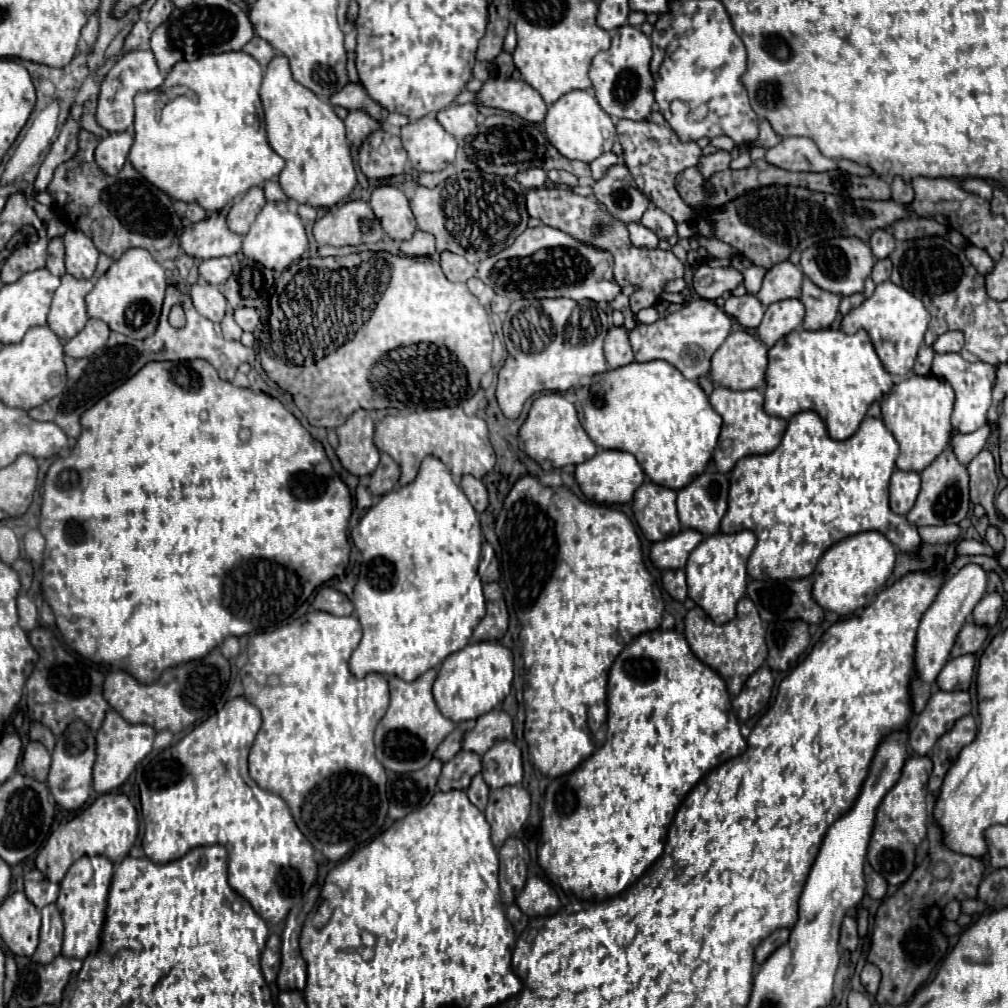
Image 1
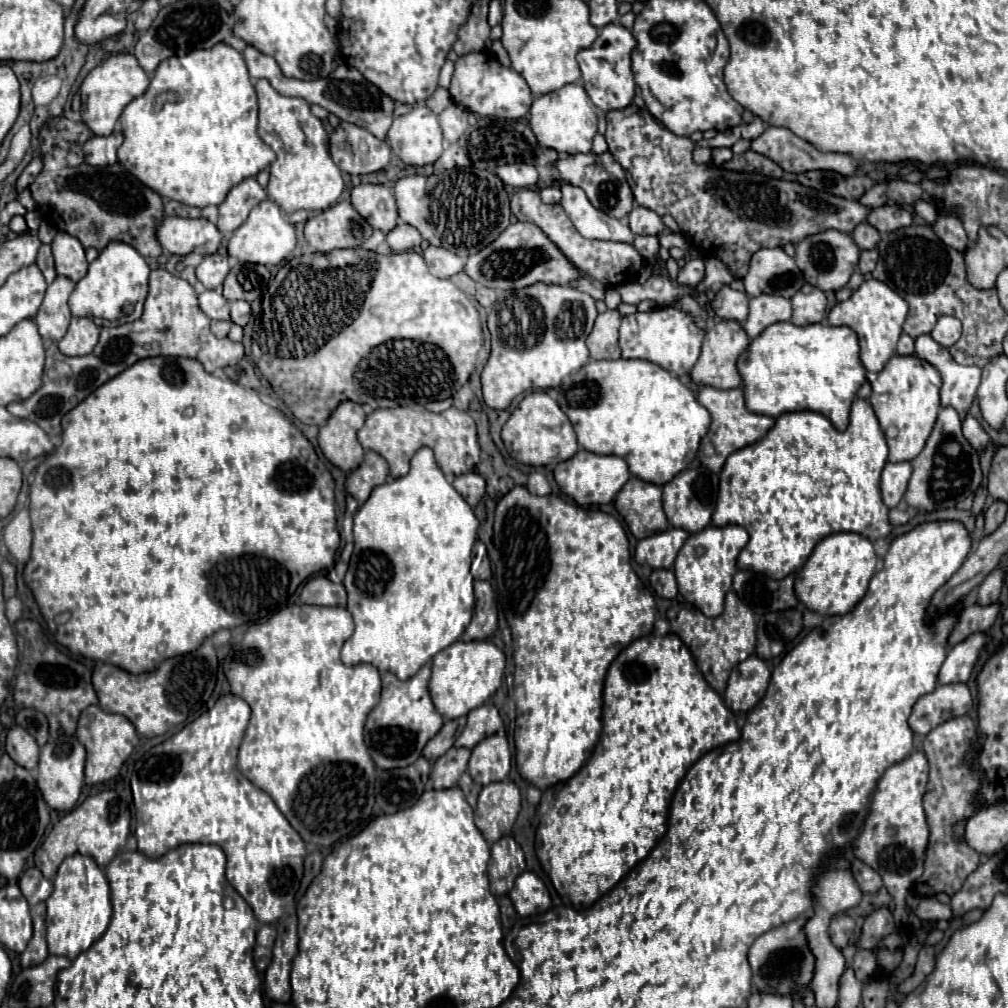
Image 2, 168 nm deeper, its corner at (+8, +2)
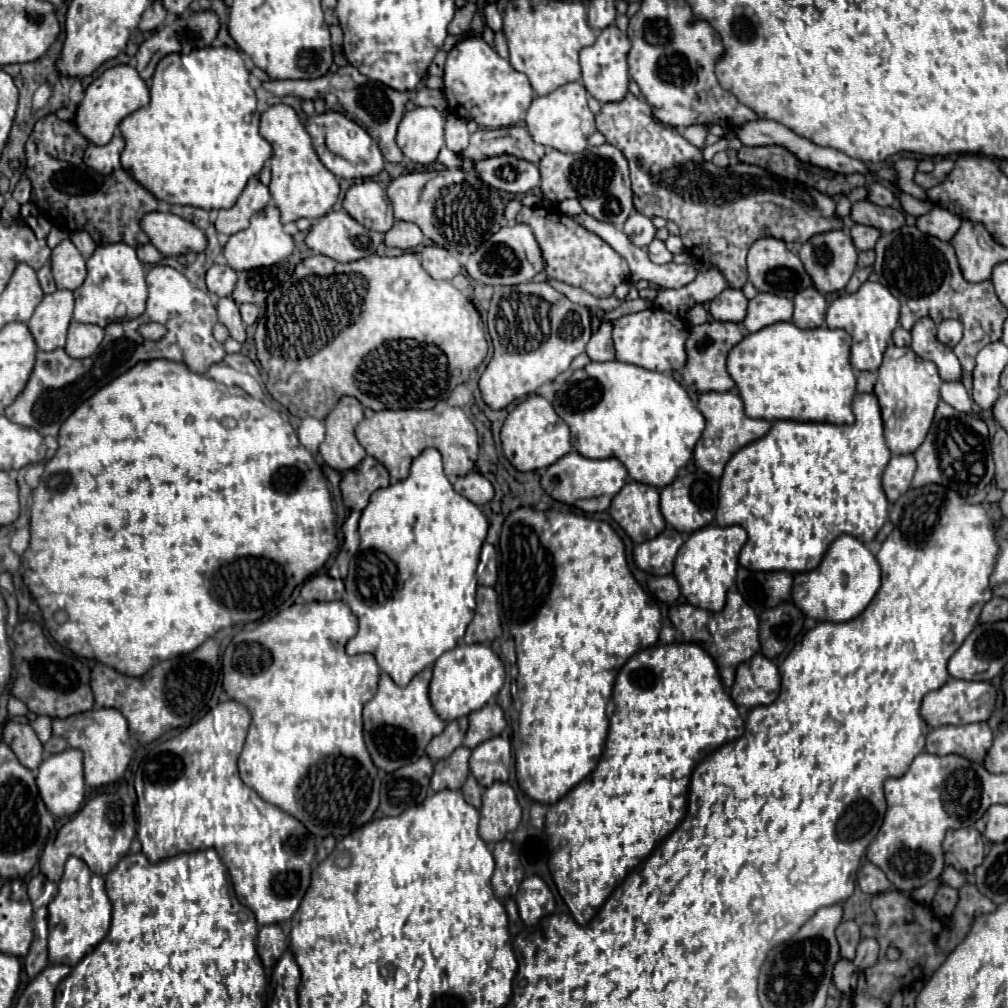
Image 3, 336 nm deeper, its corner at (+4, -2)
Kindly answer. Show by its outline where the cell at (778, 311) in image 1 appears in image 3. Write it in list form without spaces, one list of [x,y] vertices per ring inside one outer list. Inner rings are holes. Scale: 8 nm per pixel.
[[[757,293],[757,297],[749,301],[747,317],[741,325],[745,333],[757,333],[763,327],[775,325],[779,321],[791,321],[791,317],[793,317],[793,301],[783,299],[779,295]]]

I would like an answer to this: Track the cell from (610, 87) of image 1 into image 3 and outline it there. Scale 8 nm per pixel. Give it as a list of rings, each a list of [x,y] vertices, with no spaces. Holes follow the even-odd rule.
[[[615,25],[601,31],[595,45],[583,47],[579,51],[581,71],[583,71],[583,85],[585,89],[601,103],[617,103],[625,99],[629,91],[629,67],[627,67],[627,53],[631,49],[629,37],[619,31]]]

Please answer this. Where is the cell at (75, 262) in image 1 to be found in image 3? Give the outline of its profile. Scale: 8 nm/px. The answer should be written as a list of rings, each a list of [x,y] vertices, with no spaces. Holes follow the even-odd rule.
[[[63,239],[51,253],[51,269],[57,283],[57,289],[75,291],[83,285],[87,277],[85,259],[71,243],[71,239]]]

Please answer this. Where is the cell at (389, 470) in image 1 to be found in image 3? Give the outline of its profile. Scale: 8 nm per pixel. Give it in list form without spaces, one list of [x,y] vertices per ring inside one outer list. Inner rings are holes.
[[[365,457],[359,467],[345,471],[341,479],[341,493],[343,503],[349,509],[365,509],[369,503],[369,497],[375,489],[389,485],[389,473],[375,457]]]

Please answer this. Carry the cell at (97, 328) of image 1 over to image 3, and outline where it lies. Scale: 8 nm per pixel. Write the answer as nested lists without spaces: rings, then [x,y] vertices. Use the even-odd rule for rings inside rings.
[[[73,321],[69,325],[65,351],[73,359],[85,359],[97,351],[101,341],[103,341],[103,329],[99,325],[85,325]]]

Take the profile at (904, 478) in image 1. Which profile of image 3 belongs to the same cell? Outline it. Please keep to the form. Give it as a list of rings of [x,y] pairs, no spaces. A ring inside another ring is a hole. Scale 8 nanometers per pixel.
[[[893,455],[885,473],[883,473],[883,489],[889,503],[895,503],[909,487],[915,475],[915,459],[913,455]]]

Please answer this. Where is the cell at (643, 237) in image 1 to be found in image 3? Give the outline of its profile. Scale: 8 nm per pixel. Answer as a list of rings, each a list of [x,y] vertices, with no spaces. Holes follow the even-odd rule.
[[[653,239],[653,241],[649,243],[647,251],[649,251],[649,259],[651,259],[653,263],[657,263],[657,265],[669,263],[669,261],[673,259],[673,255],[667,251],[665,243],[663,243],[663,241],[659,241],[659,239]]]

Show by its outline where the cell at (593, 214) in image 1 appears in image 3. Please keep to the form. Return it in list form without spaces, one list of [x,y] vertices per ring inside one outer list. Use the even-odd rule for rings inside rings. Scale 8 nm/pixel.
[[[521,207],[517,215],[517,223],[527,223],[543,251],[543,259],[547,263],[547,275],[551,279],[569,283],[573,287],[581,287],[589,291],[595,297],[609,297],[613,295],[613,289],[625,281],[629,281],[631,271],[627,261],[613,251],[603,239],[583,229],[579,223],[575,223],[571,217],[563,215],[557,209],[545,209],[545,207]]]

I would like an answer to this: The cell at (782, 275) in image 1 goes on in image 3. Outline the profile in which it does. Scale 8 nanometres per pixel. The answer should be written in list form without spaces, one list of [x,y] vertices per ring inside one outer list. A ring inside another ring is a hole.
[[[763,237],[757,239],[747,255],[747,269],[749,269],[749,281],[755,285],[757,291],[761,293],[775,293],[779,297],[787,297],[793,299],[799,291],[811,287],[811,277],[807,275],[807,271],[803,269],[801,259],[791,253],[783,241],[779,239],[771,239],[771,237]]]

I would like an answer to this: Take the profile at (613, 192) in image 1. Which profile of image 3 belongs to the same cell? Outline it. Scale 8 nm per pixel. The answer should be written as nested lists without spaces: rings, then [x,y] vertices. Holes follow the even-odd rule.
[[[605,143],[599,147],[587,147],[585,153],[567,155],[561,151],[551,149],[541,159],[541,191],[551,201],[563,201],[563,199],[579,199],[589,215],[593,215],[599,221],[609,221],[617,227],[621,227],[629,213],[633,211],[633,191],[629,183],[629,169],[627,159],[623,153]]]

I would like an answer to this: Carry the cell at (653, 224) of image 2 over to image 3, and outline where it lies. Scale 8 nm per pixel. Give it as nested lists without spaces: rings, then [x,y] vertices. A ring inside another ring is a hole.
[[[633,211],[633,213],[629,215],[629,219],[625,221],[623,231],[627,231],[627,235],[631,235],[631,241],[633,241],[637,247],[647,247],[647,245],[653,241],[655,233],[657,233],[653,221],[651,221],[649,217],[637,213],[637,211]]]

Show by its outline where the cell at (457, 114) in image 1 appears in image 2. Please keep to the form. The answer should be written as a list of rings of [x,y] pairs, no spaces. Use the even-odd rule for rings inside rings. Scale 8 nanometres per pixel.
[[[457,103],[449,105],[443,113],[439,113],[439,125],[443,129],[445,141],[455,143],[467,131],[467,127],[469,127],[467,115],[469,115],[469,111]]]

